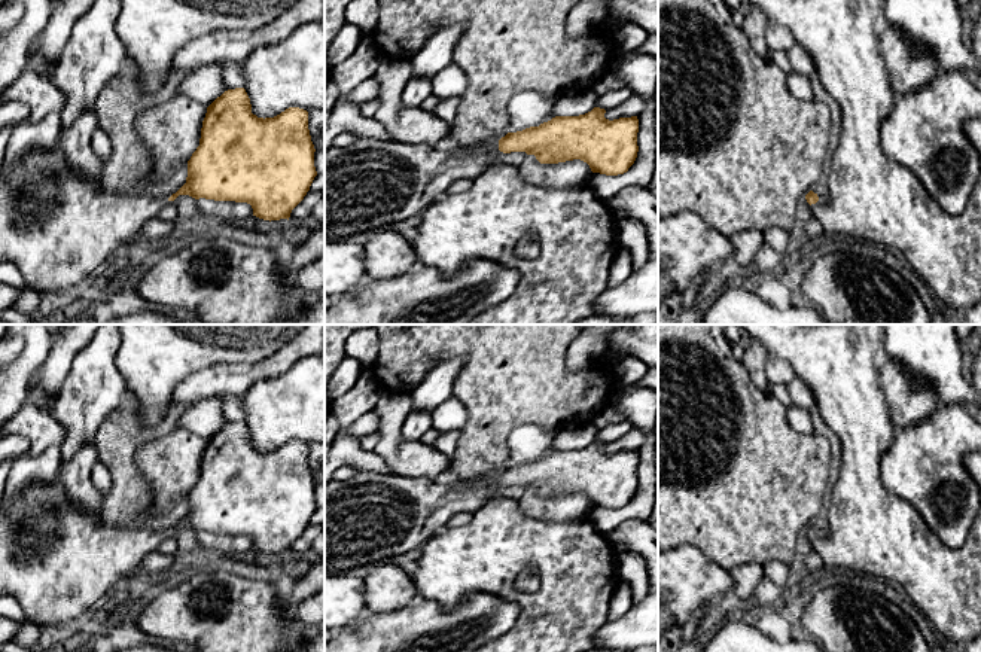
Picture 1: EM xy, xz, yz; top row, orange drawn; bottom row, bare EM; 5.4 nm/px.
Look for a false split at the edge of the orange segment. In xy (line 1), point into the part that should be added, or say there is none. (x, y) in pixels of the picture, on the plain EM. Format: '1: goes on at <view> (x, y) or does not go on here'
1: does not go on here

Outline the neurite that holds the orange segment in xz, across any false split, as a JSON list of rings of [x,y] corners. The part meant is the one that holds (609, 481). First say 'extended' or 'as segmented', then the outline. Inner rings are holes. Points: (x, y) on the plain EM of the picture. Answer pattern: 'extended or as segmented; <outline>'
extended; [[[594,441],[579,450],[555,450],[500,473],[454,484],[378,472],[332,479],[325,485],[325,570],[377,566],[424,546],[453,515],[472,514],[493,499],[499,484],[525,485],[540,497],[581,493],[592,506],[624,508],[637,491],[639,453],[609,454],[604,447]]]

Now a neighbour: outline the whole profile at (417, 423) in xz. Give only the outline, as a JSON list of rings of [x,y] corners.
[[[412,409],[400,427],[400,438],[406,442],[420,442],[430,429],[433,429],[433,414]]]

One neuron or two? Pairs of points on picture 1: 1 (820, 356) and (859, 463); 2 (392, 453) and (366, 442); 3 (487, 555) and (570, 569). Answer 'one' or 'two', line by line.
1: one
2: two
3: one

